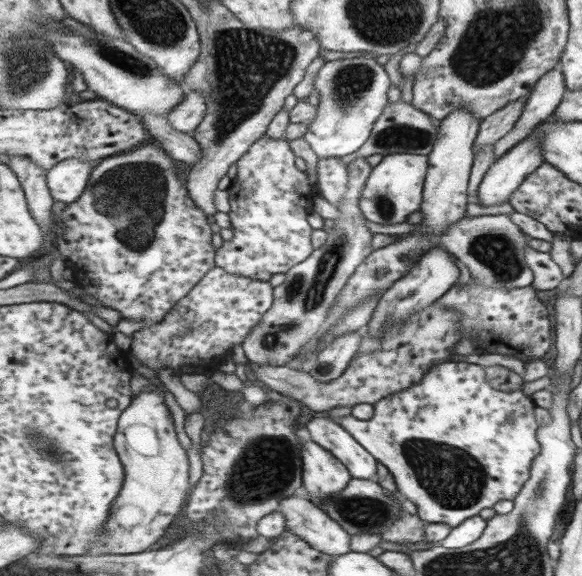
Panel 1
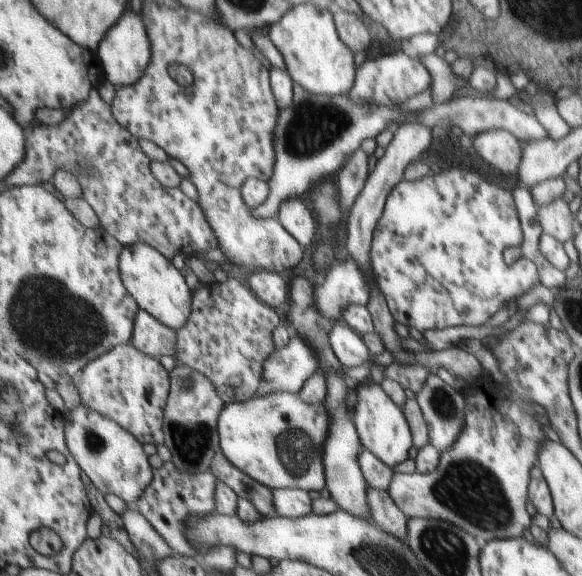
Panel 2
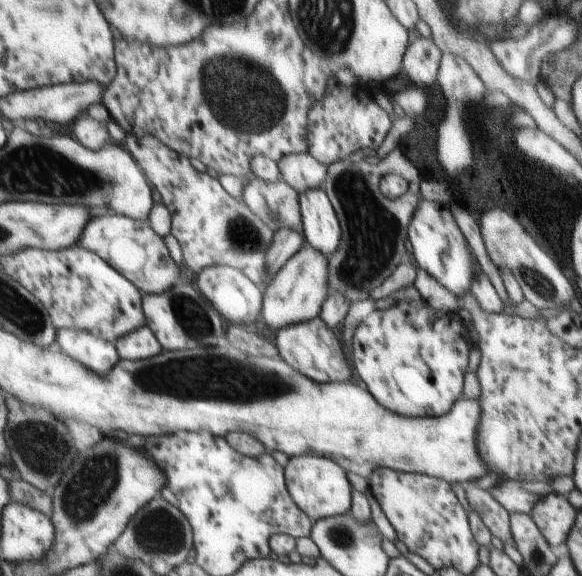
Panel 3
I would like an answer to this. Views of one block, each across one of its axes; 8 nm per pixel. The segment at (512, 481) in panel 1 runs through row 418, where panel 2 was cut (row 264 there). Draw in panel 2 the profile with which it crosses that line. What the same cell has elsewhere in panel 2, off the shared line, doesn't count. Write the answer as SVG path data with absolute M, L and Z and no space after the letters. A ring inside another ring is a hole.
M462 168L441 169L438 173L430 172L426 176L415 181L407 181L406 179L399 182L388 195L386 200L386 208L384 214L378 221L373 232L369 260L371 262L371 274L375 279L375 284L380 292L385 296L387 305L391 310L395 322L400 322L404 326L416 328L424 332L425 330L438 330L448 328L449 326L478 326L485 324L489 318L492 318L508 300L516 300L518 296L526 294L532 286L536 286L540 282L538 276L538 268L534 266L532 260L528 258L518 258L516 266L508 266L502 252L510 246L520 246L522 244L522 228L520 228L520 220L516 218L516 202L510 190L500 188L490 184L476 172L470 170L462 170ZM353 256L336 261L327 272L322 286L317 288L317 305L327 321L328 329L336 320L341 320L343 310L348 305L367 306L369 303L369 284L359 264Z

